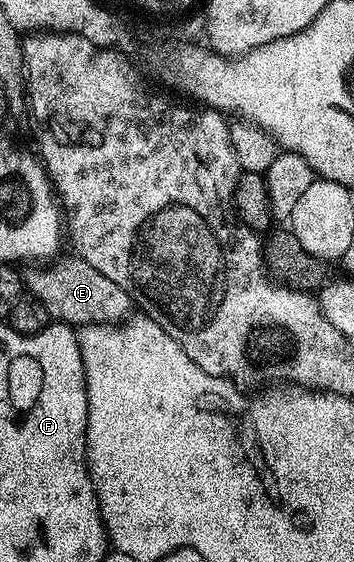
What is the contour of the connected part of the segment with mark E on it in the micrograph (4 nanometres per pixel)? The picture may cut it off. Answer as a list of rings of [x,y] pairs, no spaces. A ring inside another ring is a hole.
[[[71,256],[51,270],[38,269],[42,268],[31,269],[34,271],[25,275],[24,286],[36,300],[40,300],[40,304],[44,304],[44,308],[48,308],[53,321],[81,328],[118,326],[131,317],[132,303],[128,292],[124,292],[120,284],[112,284],[112,280],[104,276],[104,272],[96,272],[96,268],[92,268],[92,264],[88,264],[83,258]]]

